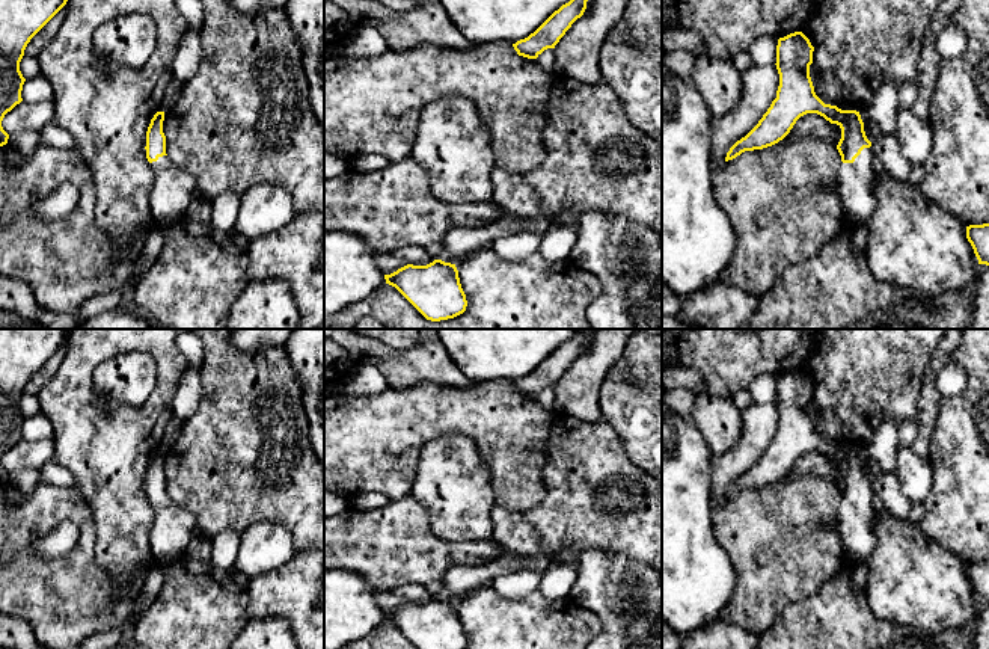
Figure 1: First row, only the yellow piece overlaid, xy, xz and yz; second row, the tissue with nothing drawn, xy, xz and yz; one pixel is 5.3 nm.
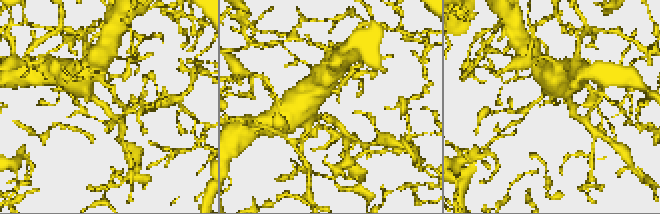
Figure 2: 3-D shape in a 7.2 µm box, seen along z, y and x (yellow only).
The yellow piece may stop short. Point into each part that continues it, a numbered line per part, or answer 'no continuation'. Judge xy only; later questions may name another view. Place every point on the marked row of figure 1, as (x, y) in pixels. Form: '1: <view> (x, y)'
1: xy (174, 190)

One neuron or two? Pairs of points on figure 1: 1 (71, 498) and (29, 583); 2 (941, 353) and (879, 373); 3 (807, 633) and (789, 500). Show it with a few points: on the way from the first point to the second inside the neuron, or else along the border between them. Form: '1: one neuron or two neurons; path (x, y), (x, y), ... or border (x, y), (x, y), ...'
1: one neuron; path (48, 513), (26, 536), (26, 560)
2: two neurons; border (938, 344), (927, 364), (920, 391)
3: two neurons; border (831, 578), (813, 593), (789, 604), (774, 621)

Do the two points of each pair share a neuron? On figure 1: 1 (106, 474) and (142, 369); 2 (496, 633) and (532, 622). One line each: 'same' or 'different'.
1: different
2: same

